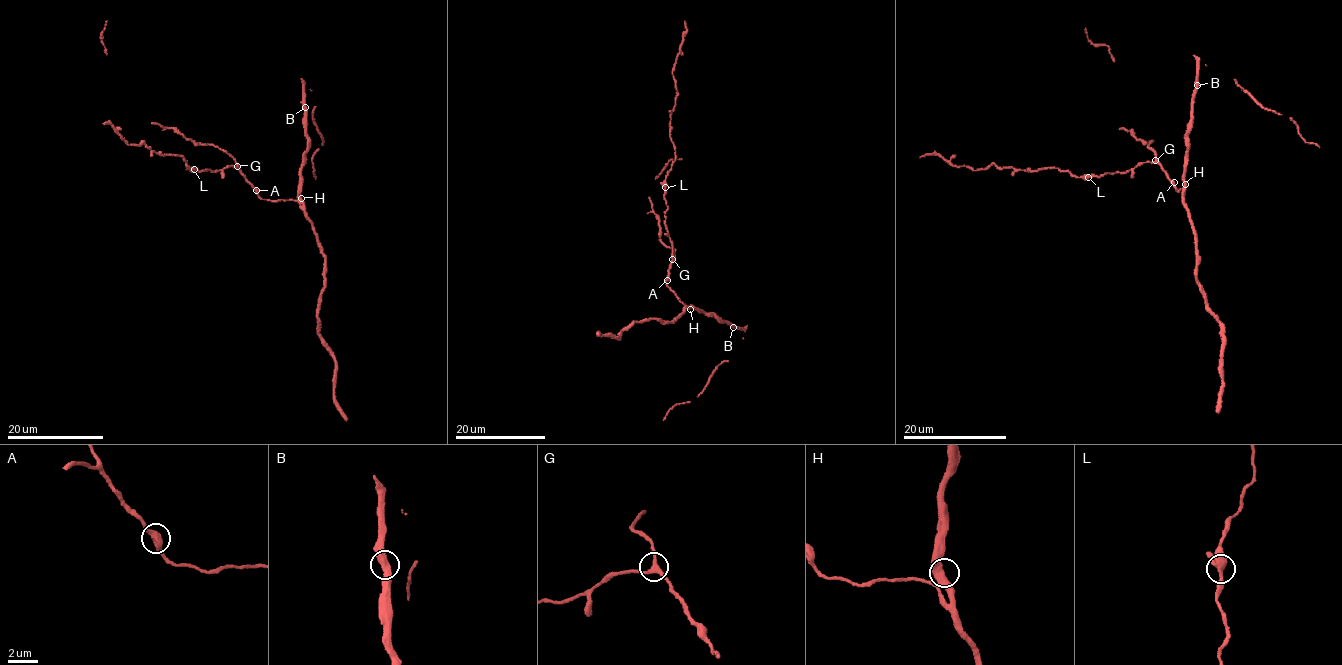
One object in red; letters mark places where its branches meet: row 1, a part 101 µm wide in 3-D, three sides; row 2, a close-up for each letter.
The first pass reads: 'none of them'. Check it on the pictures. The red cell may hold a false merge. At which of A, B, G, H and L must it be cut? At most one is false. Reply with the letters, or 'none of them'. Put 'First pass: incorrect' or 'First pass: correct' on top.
First pass: correct
none of them

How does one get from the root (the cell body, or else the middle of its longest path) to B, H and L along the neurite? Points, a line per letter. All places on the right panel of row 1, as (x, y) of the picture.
B: (1171, 182), (1176, 191), (1184, 187), (1188, 124), (1192, 115), (1192, 94), (1197, 85)
H: (1171, 182), (1178, 191), (1185, 184)
L: (1171, 182), (1157, 163), (1150, 162), (1138, 163), (1126, 172), (1088, 177)

